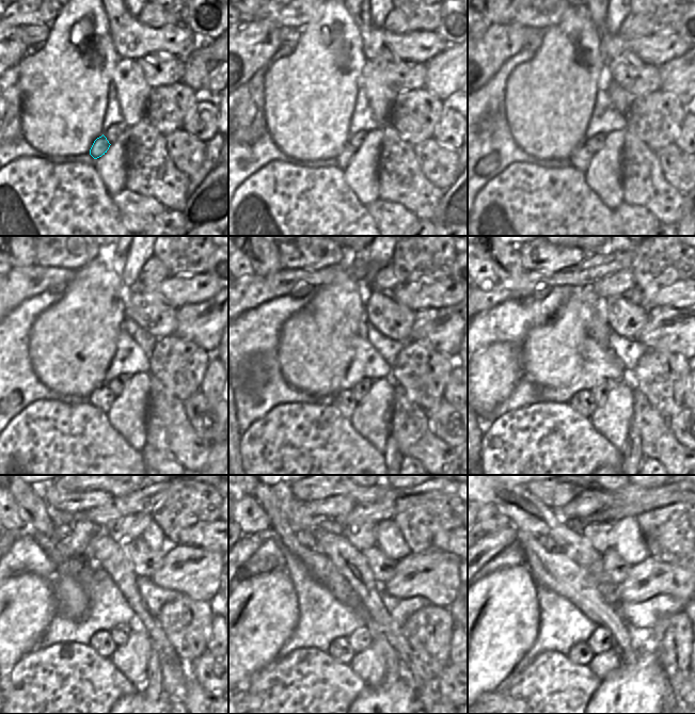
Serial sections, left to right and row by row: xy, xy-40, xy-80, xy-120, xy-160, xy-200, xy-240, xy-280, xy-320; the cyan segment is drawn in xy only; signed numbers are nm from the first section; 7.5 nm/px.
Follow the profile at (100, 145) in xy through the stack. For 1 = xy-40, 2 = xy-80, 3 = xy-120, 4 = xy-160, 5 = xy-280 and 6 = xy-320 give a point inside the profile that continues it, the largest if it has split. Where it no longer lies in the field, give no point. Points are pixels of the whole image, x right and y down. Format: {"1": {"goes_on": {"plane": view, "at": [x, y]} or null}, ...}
{"1": {"goes_on": {"plane": "xy-40", "at": [342, 161]}}, "2": {"goes_on": {"plane": "xy-80", "at": [581, 159]}}, "3": {"goes_on": {"plane": "xy-120", "at": [101, 398]}}, "4": {"goes_on": {"plane": "xy-160", "at": [343, 399]}}, "5": {"goes_on": {"plane": "xy-280", "at": [340, 649]}}, "6": {"goes_on": {"plane": "xy-320", "at": [580, 653]}}}

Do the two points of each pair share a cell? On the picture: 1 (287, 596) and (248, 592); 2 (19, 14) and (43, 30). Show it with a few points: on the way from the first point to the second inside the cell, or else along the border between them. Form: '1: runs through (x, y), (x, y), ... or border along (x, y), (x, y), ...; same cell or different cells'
1: runs through (278, 596), (257, 596); same cell
2: border along (16, 25), (47, 25), (49, 27); different cells

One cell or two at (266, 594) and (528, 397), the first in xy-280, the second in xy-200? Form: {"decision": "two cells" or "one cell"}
{"decision": "two cells"}

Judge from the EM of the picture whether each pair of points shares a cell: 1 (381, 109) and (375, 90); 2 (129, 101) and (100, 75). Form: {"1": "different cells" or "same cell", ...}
{"1": "same cell", "2": "different cells"}

